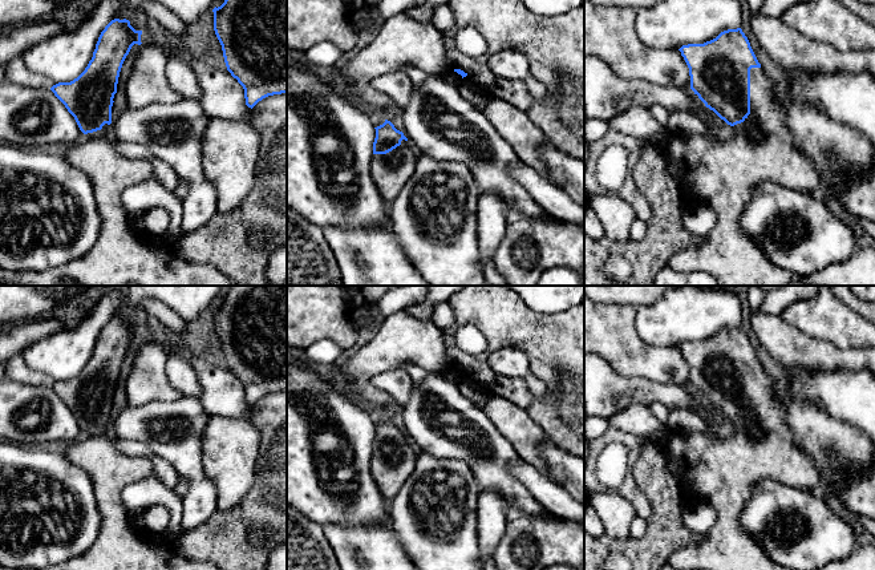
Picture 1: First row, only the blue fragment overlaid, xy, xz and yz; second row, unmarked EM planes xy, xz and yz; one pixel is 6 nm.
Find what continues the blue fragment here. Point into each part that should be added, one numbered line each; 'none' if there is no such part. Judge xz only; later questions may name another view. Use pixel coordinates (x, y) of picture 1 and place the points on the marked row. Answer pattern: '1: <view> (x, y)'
1: xz (391, 172)

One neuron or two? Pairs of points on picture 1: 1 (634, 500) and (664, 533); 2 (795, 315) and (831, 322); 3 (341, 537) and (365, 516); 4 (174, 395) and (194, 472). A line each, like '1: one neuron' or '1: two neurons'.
1: two neurons
2: one neuron
3: two neurons
4: two neurons

